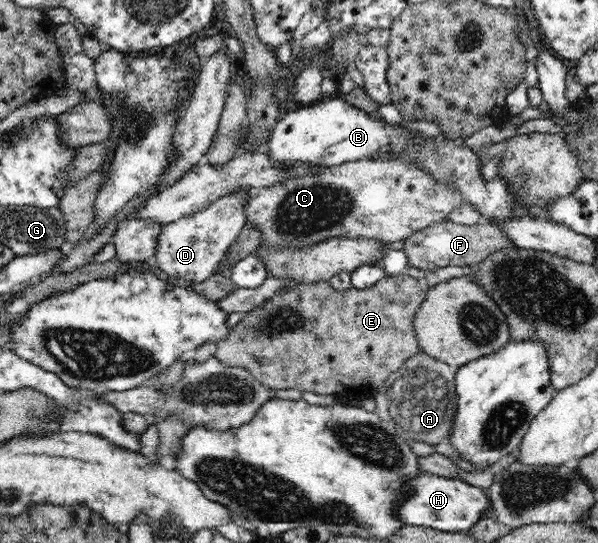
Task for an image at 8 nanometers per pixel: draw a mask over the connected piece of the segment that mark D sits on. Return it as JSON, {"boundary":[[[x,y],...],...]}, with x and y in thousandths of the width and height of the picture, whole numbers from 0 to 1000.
{"boundary":[[[416,352],[410,354],[410,361],[390,354],[365,365],[333,390],[269,414],[259,468],[266,497],[283,508],[321,516],[326,521],[339,519],[360,505],[360,492],[383,453],[395,446],[403,420],[413,409],[411,379],[416,365],[420,365]]]}

